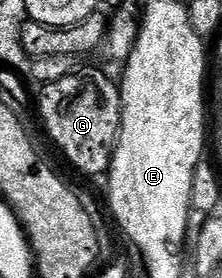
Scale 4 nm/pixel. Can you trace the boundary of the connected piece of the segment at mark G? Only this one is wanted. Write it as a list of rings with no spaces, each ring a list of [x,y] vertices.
[[[87,68],[84,72],[74,70],[59,81],[42,85],[39,96],[39,112],[43,115],[43,124],[55,144],[67,155],[67,160],[79,172],[87,176],[102,177],[111,167],[111,156],[115,152],[115,143],[119,140],[119,123],[123,120],[123,98],[121,88],[103,72]]]

